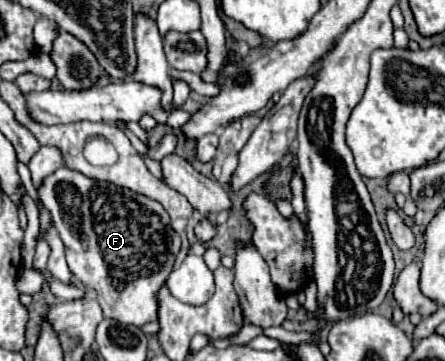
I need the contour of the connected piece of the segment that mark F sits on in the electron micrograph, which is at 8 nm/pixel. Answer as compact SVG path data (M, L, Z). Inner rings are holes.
M57 168L51 176L47 176L39 188L39 198L51 212L53 224L67 248L67 264L71 274L95 294L103 314L131 326L143 326L157 320L157 292L173 272L175 258L181 250L181 236L171 228L165 208L129 188L93 180L69 168Z

